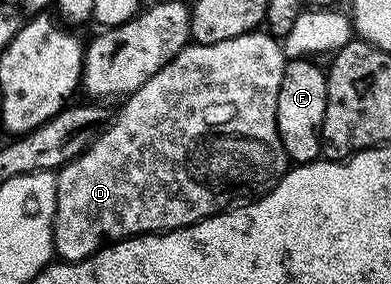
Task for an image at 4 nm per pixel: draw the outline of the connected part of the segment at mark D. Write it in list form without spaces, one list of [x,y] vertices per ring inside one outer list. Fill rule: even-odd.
[[[254,32],[235,36],[235,40],[222,40],[219,44],[190,44],[184,46],[171,61],[143,88],[128,95],[120,103],[121,111],[97,135],[94,142],[75,160],[56,171],[57,176],[57,203],[55,204],[55,220],[53,221],[53,248],[56,257],[62,262],[78,262],[90,258],[95,251],[111,242],[120,242],[123,238],[135,238],[138,234],[156,234],[167,230],[178,230],[196,222],[202,222],[213,214],[234,206],[243,206],[246,202],[273,190],[279,184],[291,163],[285,155],[283,140],[279,140],[277,127],[277,105],[279,104],[279,84],[283,84],[283,72],[287,61],[286,51],[278,39],[265,32]]]

